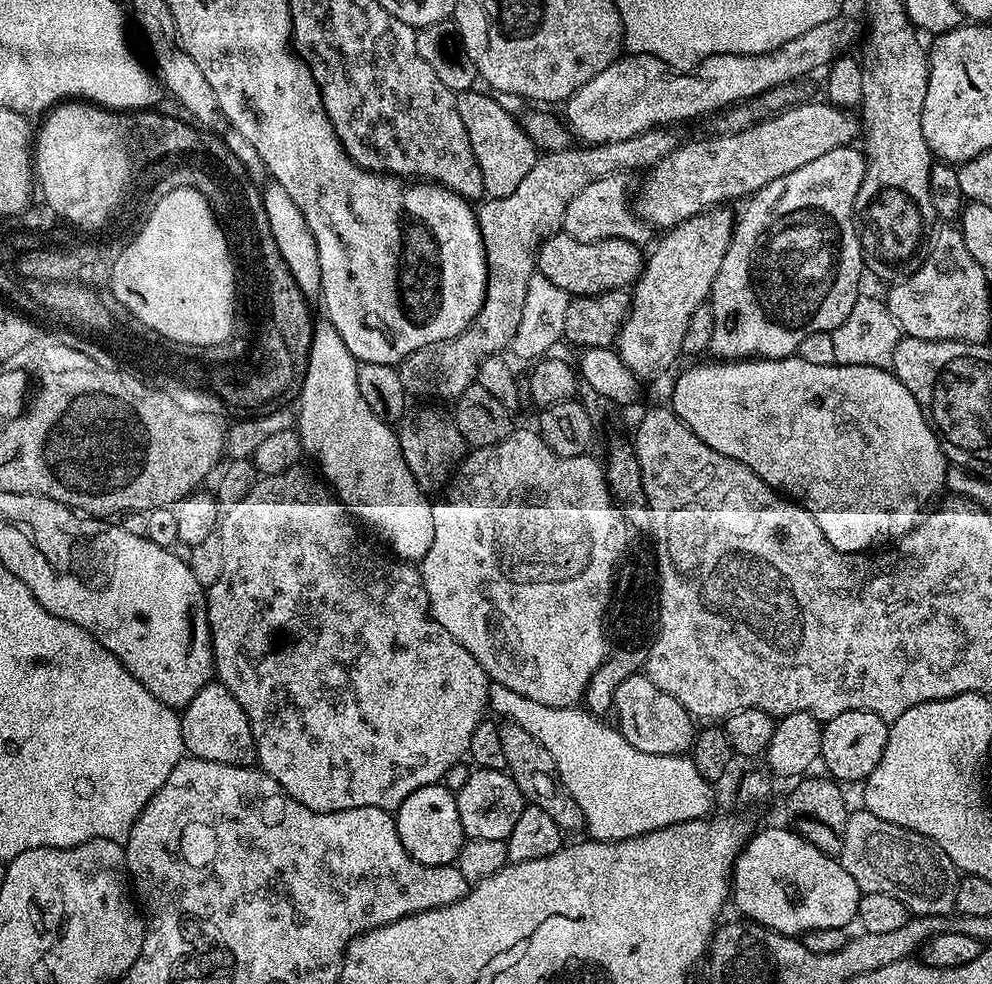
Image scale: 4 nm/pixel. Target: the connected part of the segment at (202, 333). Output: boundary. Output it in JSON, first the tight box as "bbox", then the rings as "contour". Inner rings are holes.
{"bbox":[109,188,234,344],"contour":[[[188,188],[175,189],[173,192],[161,196],[160,199],[152,204],[146,219],[139,225],[135,235],[115,253],[114,257],[116,257],[118,263],[114,271],[109,274],[109,282],[113,287],[111,290],[112,294],[130,315],[137,320],[143,321],[145,327],[152,328],[160,335],[168,336],[176,343],[184,344],[218,344],[231,334],[231,304],[234,298],[232,255],[225,245],[224,231],[216,223],[216,215],[209,208],[207,198],[199,193],[198,190]]]}

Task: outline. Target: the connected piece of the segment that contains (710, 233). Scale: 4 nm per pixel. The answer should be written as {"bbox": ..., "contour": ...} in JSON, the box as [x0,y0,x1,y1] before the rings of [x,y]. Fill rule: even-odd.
{"bbox":[615,206,734,382],"contour":[[[717,206],[700,212],[697,216],[686,218],[686,222],[676,224],[663,233],[656,249],[647,253],[644,270],[631,293],[632,309],[624,318],[620,334],[616,337],[615,349],[620,353],[620,361],[641,381],[647,382],[651,376],[660,376],[676,359],[682,356],[682,337],[690,322],[690,314],[698,310],[711,297],[714,278],[718,278],[718,269],[722,267],[722,258],[732,244],[734,212],[731,207]]]}

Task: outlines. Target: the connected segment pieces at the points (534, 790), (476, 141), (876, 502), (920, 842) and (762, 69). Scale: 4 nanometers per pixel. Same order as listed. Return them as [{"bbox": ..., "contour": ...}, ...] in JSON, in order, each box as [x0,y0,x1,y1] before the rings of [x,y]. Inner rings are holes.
[{"bbox":[500,722,584,833],"contour":[[[511,722],[500,724],[502,734],[502,750],[506,753],[506,771],[512,777],[513,782],[518,786],[518,790],[523,794],[525,801],[538,810],[546,810],[554,822],[558,822],[561,833],[581,831],[584,828],[584,815],[582,810],[578,810],[578,802],[564,788],[564,783],[560,780],[560,775],[556,769],[554,758],[530,730]]]},{"bbox":[456,90,538,199],"contour":[[[469,90],[456,93],[458,114],[462,114],[462,122],[470,138],[474,156],[482,170],[485,193],[491,199],[506,198],[506,194],[514,194],[522,178],[534,170],[538,159],[536,143],[529,138],[519,119],[515,120],[502,105],[495,95],[487,91]]]},{"bbox":[670,354,950,553],"contour":[[[795,354],[791,356],[784,356],[780,360],[761,360],[759,358],[745,358],[743,360],[730,360],[727,362],[712,362],[716,364],[700,364],[704,362],[696,362],[693,368],[688,368],[676,380],[676,385],[672,388],[672,401],[670,407],[675,412],[676,417],[686,425],[698,438],[702,438],[702,442],[706,442],[706,446],[710,446],[710,450],[718,450],[718,454],[726,454],[726,458],[734,458],[738,462],[742,462],[750,470],[754,470],[754,474],[758,474],[758,478],[762,478],[762,482],[769,484],[771,488],[775,488],[777,492],[783,494],[785,497],[791,498],[797,504],[801,504],[808,513],[814,518],[814,522],[818,522],[818,526],[822,526],[822,534],[826,534],[826,539],[829,540],[830,546],[834,546],[843,552],[863,552],[867,553],[869,550],[876,550],[879,544],[895,542],[902,536],[908,535],[910,530],[914,530],[919,526],[921,520],[926,515],[926,509],[929,507],[928,500],[935,498],[939,492],[945,491],[944,483],[946,482],[946,474],[950,467],[950,461],[945,456],[944,451],[940,448],[940,439],[932,431],[932,426],[928,422],[924,411],[918,406],[918,402],[914,398],[914,394],[910,394],[910,390],[906,390],[906,386],[902,386],[902,382],[887,368],[875,368],[874,366],[866,365],[840,365],[837,363],[830,366],[813,366],[810,362],[802,362],[802,358]]]},{"bbox":[838,810,958,916],"contour":[[[867,810],[859,811],[848,813],[838,859],[861,893],[890,894],[907,904],[912,916],[949,915],[956,906],[958,869],[946,858],[946,850],[914,830],[882,822],[882,818],[874,818]]]},{"bbox":[566,18,862,145],"contour":[[[837,18],[830,22],[822,22],[822,26],[814,26],[814,30],[808,30],[806,34],[800,34],[791,42],[786,42],[773,52],[766,54],[718,54],[706,58],[700,63],[691,74],[670,74],[667,64],[645,52],[621,55],[602,74],[594,74],[586,86],[582,86],[566,101],[568,116],[566,124],[573,137],[578,136],[585,145],[609,144],[626,138],[634,138],[642,132],[651,132],[657,126],[677,126],[683,120],[696,120],[707,112],[719,113],[737,104],[751,102],[763,92],[769,92],[780,88],[784,84],[800,82],[803,76],[811,74],[815,68],[827,69],[828,65],[839,56],[845,55],[848,48],[861,35],[862,28],[859,28],[852,20]]]}]

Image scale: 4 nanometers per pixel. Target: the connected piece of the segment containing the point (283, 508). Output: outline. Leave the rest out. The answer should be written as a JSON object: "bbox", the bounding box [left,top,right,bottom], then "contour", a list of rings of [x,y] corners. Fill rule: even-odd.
{"bbox":[207,466,490,812],"contour":[[[297,466],[273,476],[260,476],[252,489],[238,502],[227,505],[219,517],[218,535],[222,542],[222,574],[218,582],[207,589],[208,629],[212,635],[212,662],[219,683],[234,694],[238,706],[250,722],[256,743],[259,767],[294,802],[315,812],[341,812],[362,806],[378,806],[395,810],[410,794],[431,784],[441,783],[444,775],[468,756],[470,738],[489,711],[490,681],[486,670],[432,617],[426,586],[415,563],[375,552],[360,537],[361,529],[347,508],[336,499],[323,479],[303,472]]]}

